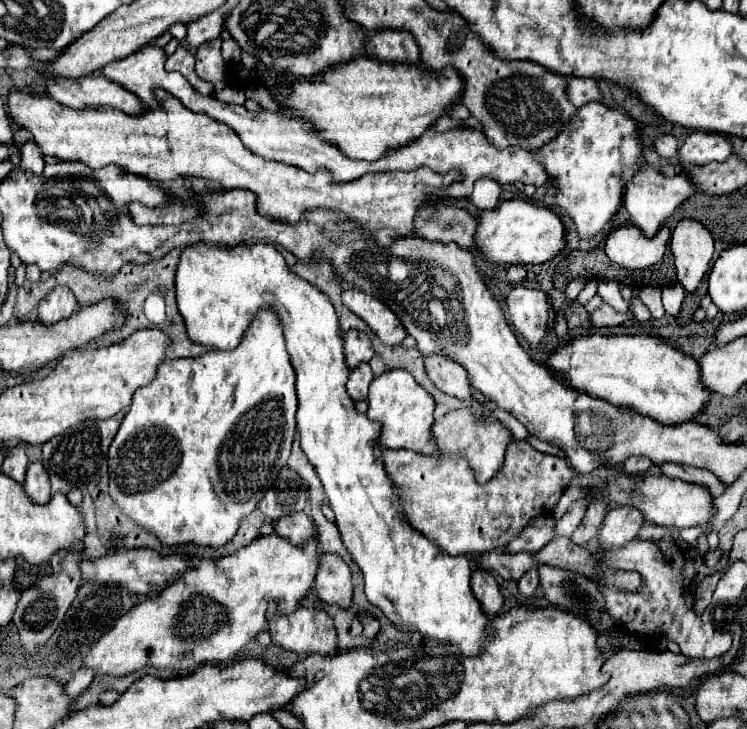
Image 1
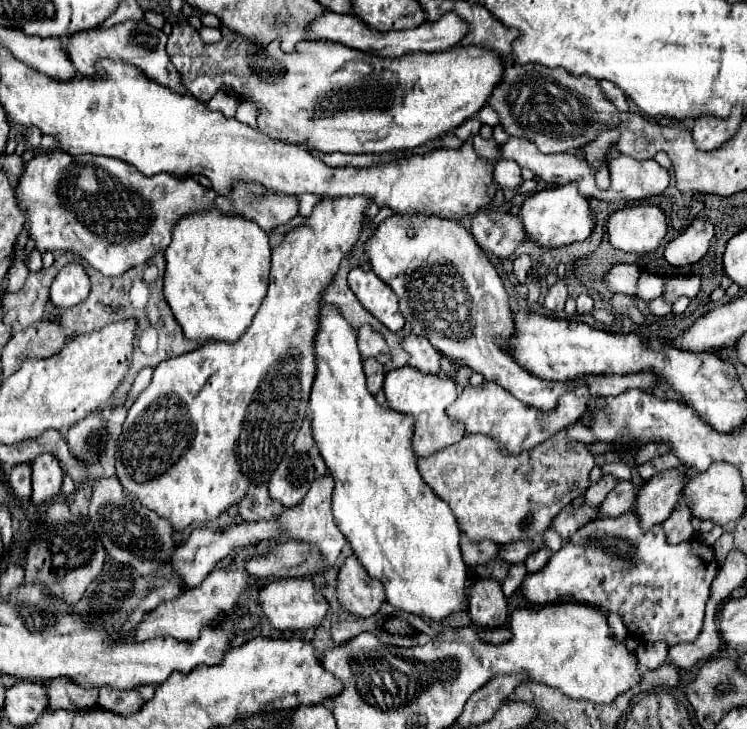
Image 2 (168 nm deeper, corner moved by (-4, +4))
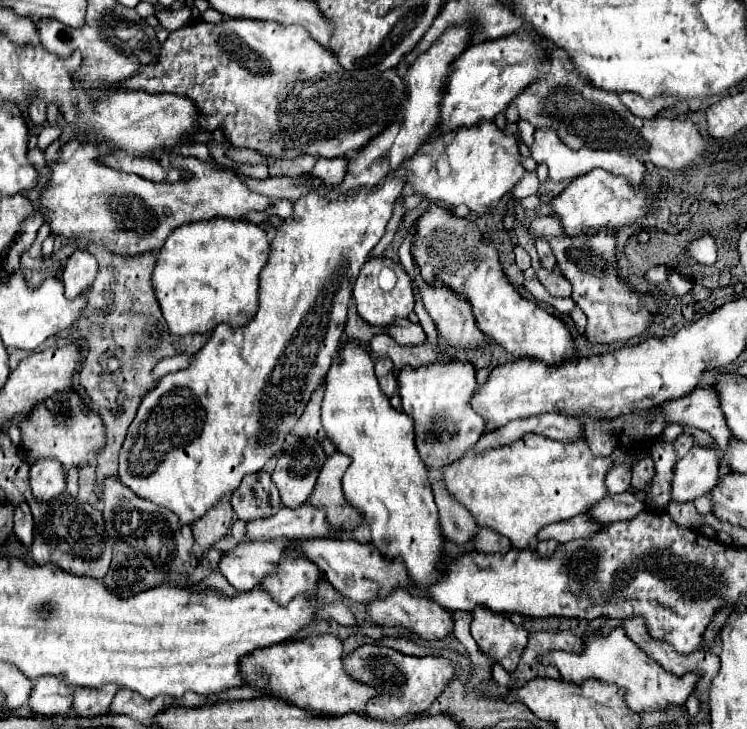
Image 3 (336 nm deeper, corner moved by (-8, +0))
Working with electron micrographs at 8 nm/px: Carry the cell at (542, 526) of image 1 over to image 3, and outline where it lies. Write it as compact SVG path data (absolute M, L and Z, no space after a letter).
M623 492L623 494L613 494L607 496L605 500L601 500L597 506L593 506L589 510L589 514L601 522L601 524L613 524L619 520L629 520L635 518L637 514L641 514L645 510L645 502L639 500L635 494L631 492Z

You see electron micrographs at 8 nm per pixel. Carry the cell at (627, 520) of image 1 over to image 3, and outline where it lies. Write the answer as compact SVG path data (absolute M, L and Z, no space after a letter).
M693 446L675 466L671 498L677 502L695 500L713 490L719 482L719 456L713 446Z

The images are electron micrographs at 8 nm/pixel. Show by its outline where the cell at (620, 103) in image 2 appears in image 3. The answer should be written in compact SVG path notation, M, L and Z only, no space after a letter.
M623 92L619 98L639 118L655 118L661 110L667 110L677 104L673 102L673 98L669 98L669 102L665 102L665 98L657 98L657 102L645 102L645 98L641 98L639 94L629 94L629 92Z

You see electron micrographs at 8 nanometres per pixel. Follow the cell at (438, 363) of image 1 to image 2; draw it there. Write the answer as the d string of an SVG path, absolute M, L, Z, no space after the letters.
M403 336L401 338L405 352L409 354L409 364L419 368L425 374L439 374L441 372L441 354L431 346L425 336Z

